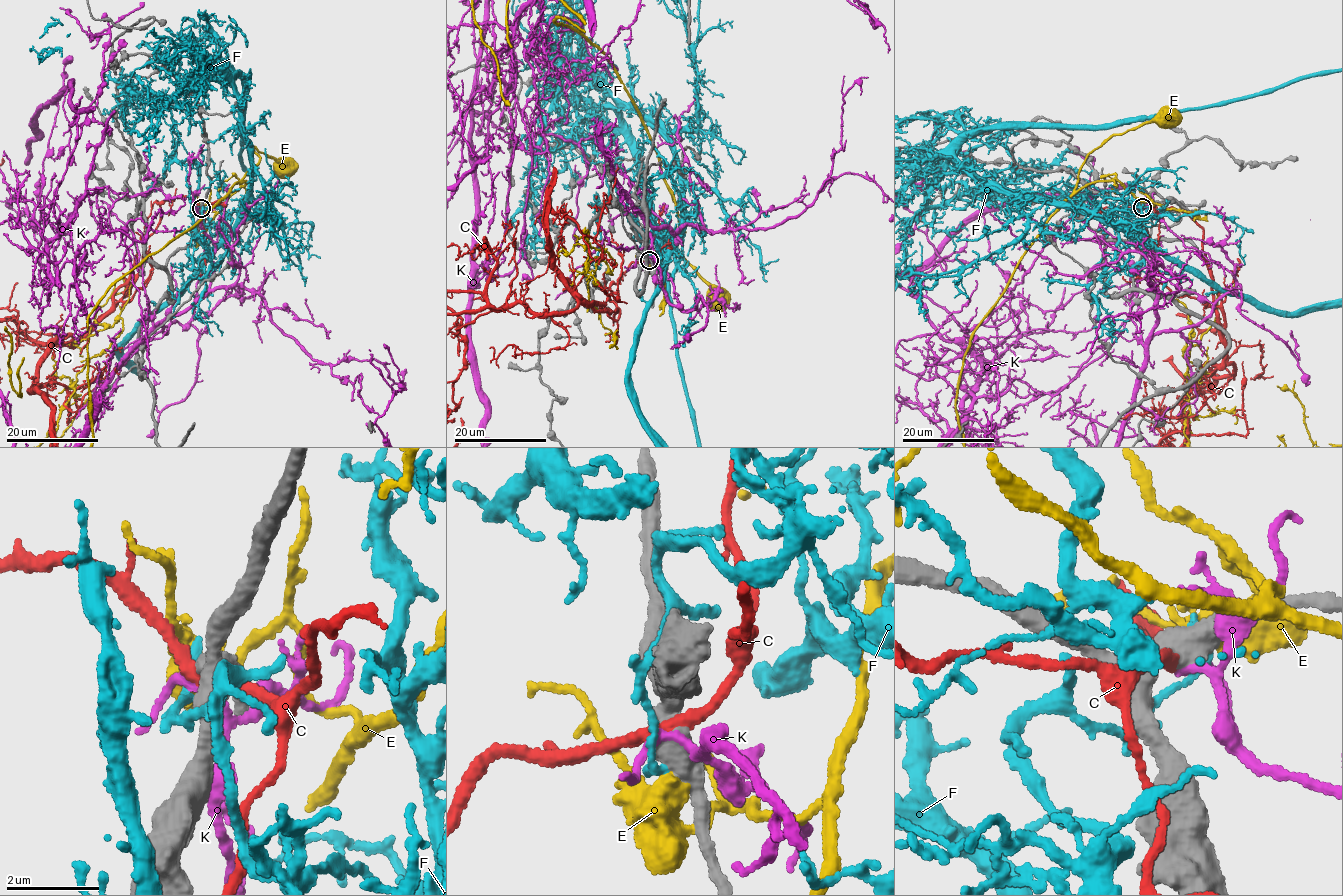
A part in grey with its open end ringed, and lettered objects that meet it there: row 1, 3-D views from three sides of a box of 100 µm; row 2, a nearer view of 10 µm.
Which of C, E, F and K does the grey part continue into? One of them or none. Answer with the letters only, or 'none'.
C

